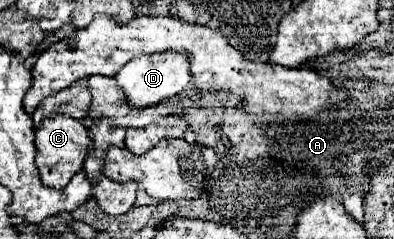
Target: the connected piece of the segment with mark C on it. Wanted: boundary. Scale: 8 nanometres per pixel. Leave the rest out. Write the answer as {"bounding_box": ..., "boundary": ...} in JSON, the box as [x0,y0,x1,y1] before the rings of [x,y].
{"bounding_box":[36,116,94,190],"boundary":[[[52,116],[46,118],[38,128],[36,128],[36,166],[40,170],[40,178],[44,186],[62,190],[76,172],[82,170],[86,156],[94,150],[94,142],[88,134],[88,128],[70,116]]]}

